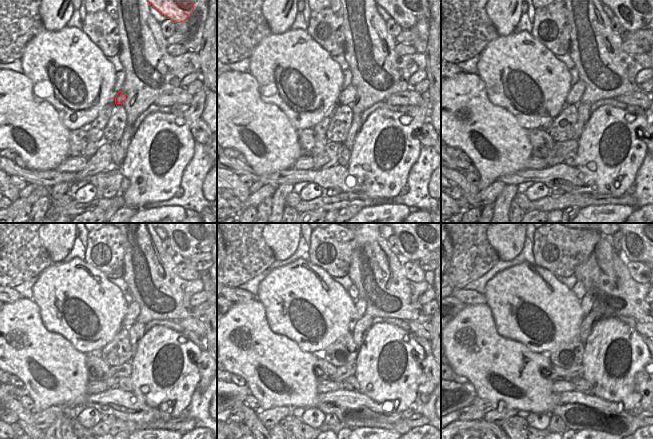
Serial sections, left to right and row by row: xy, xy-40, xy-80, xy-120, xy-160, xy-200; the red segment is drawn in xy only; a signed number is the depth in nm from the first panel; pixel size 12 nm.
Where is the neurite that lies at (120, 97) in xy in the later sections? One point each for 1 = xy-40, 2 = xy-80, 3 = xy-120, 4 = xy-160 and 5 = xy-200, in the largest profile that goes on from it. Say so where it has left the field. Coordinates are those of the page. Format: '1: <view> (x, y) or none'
1: xy-40 (347, 95)
2: xy-80 (574, 96)
3: xy-120 (133, 311)
4: xy-160 (360, 304)
5: xy-200 (586, 303)

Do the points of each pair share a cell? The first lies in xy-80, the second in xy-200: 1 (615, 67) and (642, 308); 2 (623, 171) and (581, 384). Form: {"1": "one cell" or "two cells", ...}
{"1": "one cell", "2": "two cells"}

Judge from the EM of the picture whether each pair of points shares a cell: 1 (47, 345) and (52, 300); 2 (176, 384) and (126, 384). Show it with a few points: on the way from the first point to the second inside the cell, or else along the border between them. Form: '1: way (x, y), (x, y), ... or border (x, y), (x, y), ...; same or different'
1: border (40, 308), (42, 324), (69, 342); different
2: border (129, 376), (132, 382), (132, 390); different

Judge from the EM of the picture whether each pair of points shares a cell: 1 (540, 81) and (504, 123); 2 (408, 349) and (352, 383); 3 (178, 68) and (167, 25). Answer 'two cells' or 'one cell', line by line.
1: two cells
2: two cells
3: two cells

